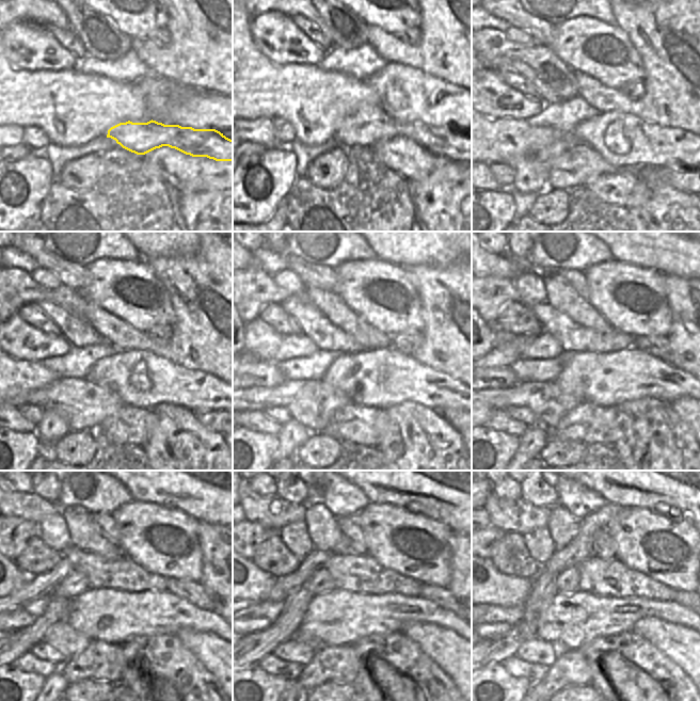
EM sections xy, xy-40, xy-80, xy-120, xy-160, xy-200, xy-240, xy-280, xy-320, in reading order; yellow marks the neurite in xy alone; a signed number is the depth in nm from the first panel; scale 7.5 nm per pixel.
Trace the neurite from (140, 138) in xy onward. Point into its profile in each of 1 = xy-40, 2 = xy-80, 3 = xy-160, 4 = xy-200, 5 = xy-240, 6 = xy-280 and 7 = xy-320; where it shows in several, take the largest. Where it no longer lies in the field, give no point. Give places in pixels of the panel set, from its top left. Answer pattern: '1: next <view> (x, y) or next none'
1: next xy-40 (367, 125)
2: next xy-80 (673, 147)
3: next xy-160 (438, 392)
4: next xy-200 (668, 387)
5: next xy-240 (181, 618)
6: next xy-280 (407, 610)
7: next xy-320 (650, 609)

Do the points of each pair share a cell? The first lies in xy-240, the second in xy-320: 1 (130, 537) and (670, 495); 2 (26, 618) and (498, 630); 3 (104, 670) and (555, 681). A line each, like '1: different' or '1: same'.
1: different
2: same
3: same

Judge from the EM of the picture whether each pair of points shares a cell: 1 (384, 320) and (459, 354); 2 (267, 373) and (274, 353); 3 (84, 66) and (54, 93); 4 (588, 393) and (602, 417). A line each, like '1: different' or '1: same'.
1: different
2: different
3: different
4: different

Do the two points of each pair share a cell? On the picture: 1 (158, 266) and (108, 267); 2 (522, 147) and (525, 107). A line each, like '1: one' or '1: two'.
1: one
2: two

